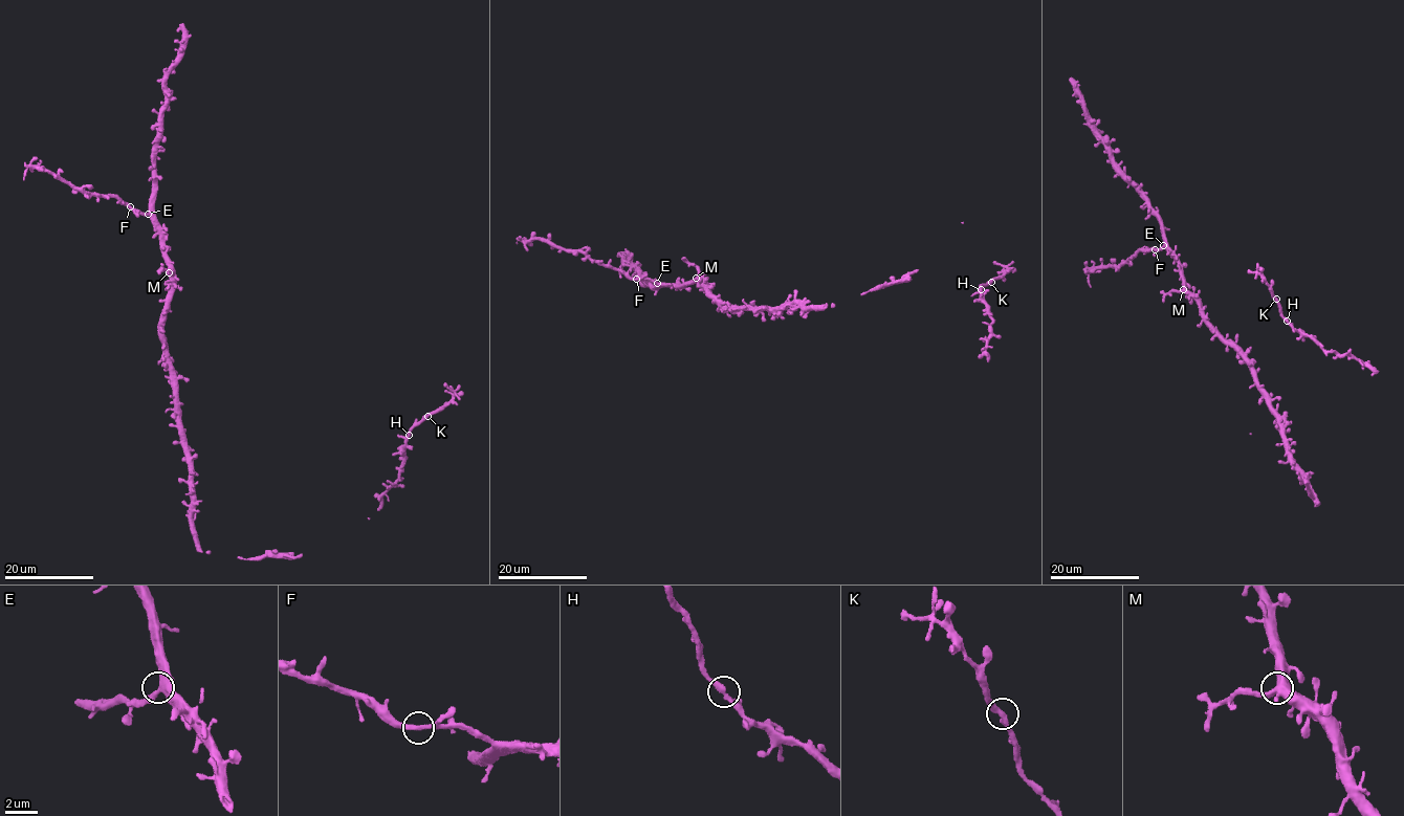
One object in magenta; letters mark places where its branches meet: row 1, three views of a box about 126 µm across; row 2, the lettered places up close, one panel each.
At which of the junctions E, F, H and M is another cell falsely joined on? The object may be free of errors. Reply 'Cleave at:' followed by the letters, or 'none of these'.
Cleave at: none of these

